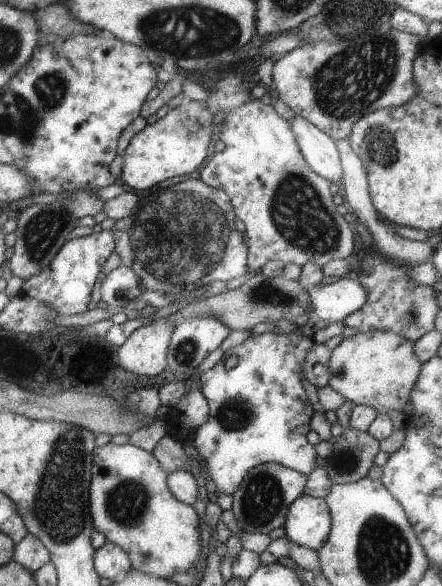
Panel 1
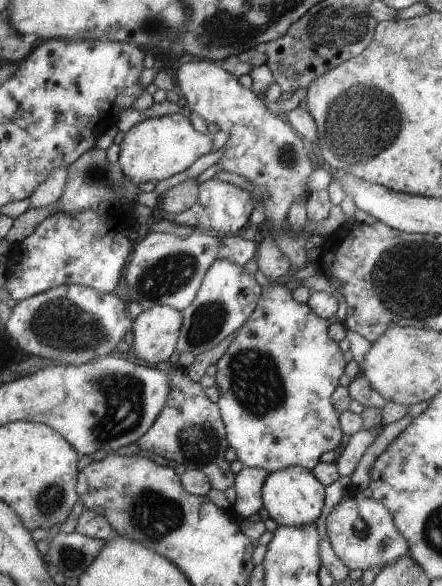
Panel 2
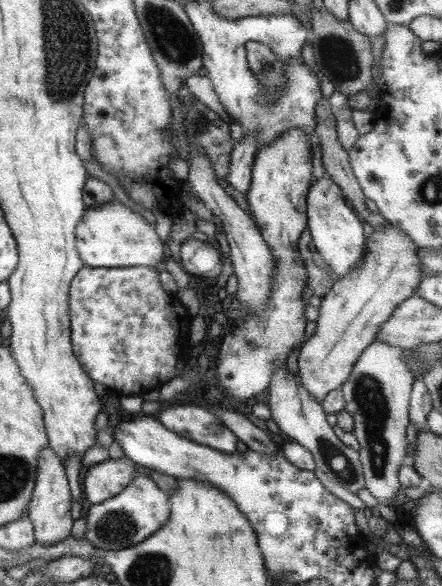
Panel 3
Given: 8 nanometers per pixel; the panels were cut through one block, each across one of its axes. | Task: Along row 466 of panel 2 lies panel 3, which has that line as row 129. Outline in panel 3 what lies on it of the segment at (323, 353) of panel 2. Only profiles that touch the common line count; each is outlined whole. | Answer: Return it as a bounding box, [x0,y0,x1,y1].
[183,2,321,146]

